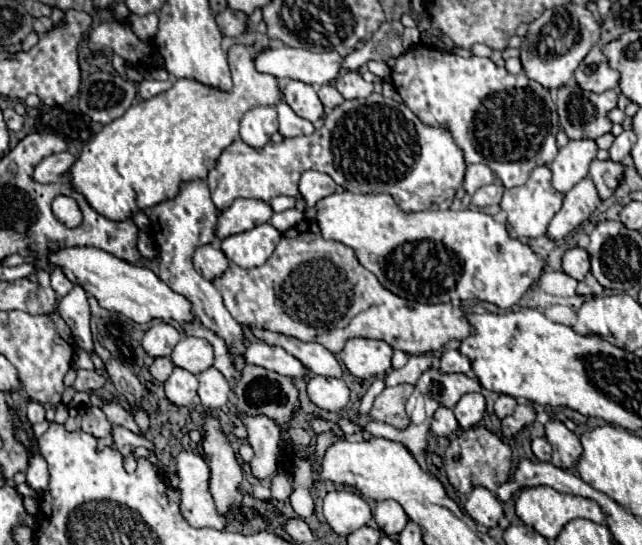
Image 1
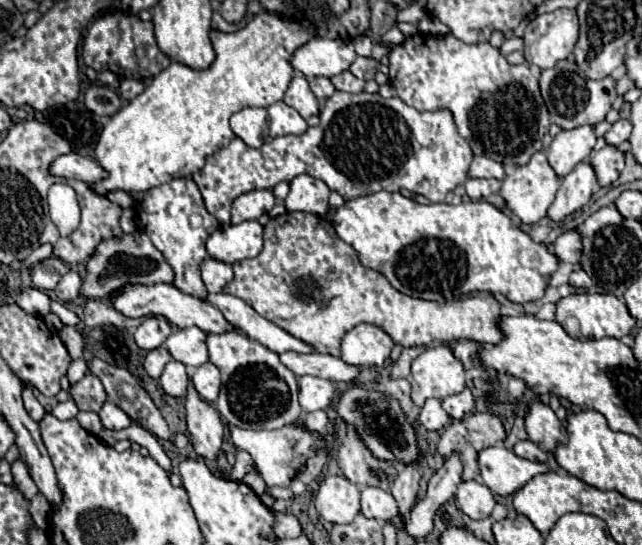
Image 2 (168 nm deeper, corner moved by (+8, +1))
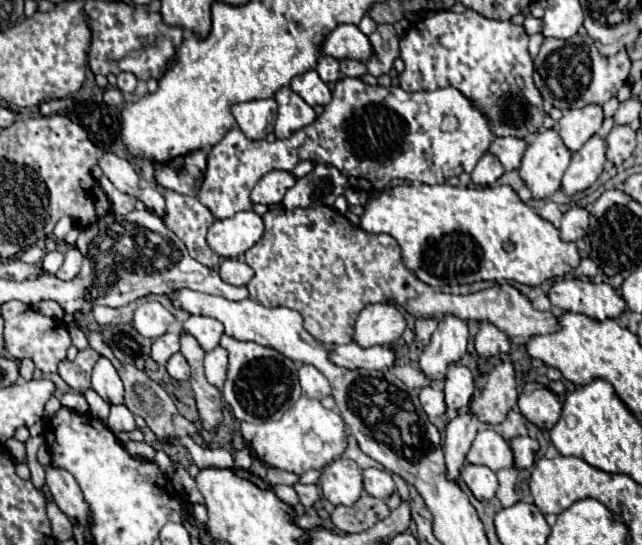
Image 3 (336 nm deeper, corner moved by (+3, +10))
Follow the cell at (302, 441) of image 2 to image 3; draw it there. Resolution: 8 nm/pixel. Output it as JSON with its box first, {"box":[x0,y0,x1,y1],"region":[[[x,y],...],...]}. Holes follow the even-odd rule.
{"box":[240,398,348,476],"region":[[[300,398],[280,420],[264,422],[264,424],[240,424],[240,434],[248,448],[256,454],[260,462],[272,468],[280,468],[292,472],[296,476],[306,470],[322,470],[332,460],[340,458],[348,446],[346,424],[342,416],[334,410],[324,408],[318,400]]]}

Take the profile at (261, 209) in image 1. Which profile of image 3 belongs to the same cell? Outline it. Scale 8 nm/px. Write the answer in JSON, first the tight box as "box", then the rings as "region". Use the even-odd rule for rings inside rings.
{"box":[250,170,296,204],"region":[[[272,170],[268,172],[252,190],[250,198],[254,204],[280,204],[286,190],[296,184],[296,178],[292,172],[286,170]]]}

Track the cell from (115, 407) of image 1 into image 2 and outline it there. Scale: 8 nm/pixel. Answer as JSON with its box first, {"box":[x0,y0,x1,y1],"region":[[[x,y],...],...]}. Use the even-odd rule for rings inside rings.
{"box":[69,375,107,413],"region":[[[85,375],[77,385],[73,385],[69,389],[71,397],[75,399],[77,407],[81,411],[93,411],[99,413],[103,403],[107,401],[107,393],[103,391],[103,385],[99,383],[99,379],[95,375]]]}

